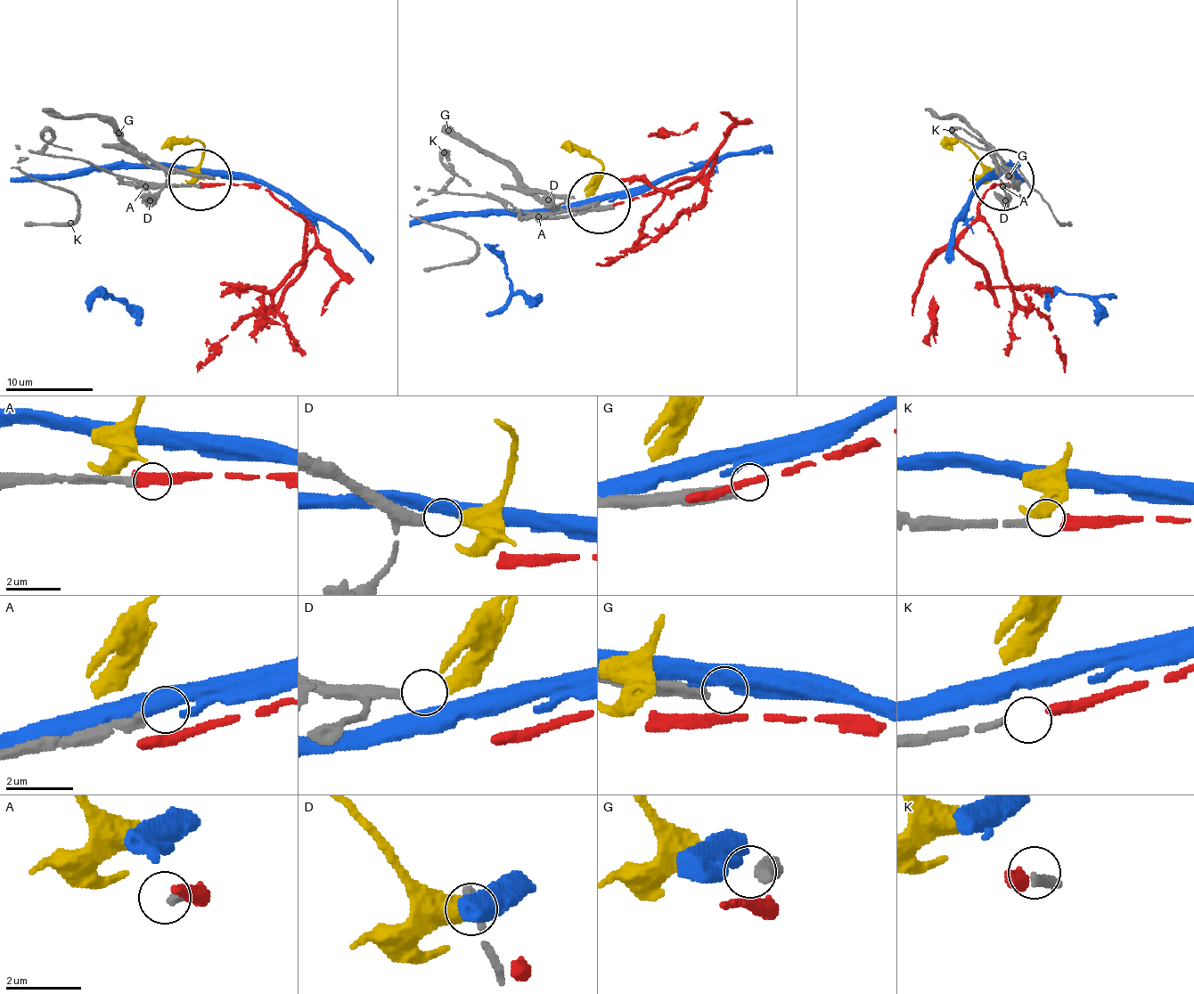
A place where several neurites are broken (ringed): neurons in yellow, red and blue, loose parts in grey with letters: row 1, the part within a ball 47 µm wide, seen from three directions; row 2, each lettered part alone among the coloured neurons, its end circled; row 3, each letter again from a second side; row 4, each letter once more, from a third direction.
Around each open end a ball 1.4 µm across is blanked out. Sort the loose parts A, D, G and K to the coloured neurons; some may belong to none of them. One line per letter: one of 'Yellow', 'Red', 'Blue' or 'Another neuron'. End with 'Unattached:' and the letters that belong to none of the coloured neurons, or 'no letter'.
A: Another neuron
D: Yellow
G: Another neuron
K: Red
Unattached: A, G

